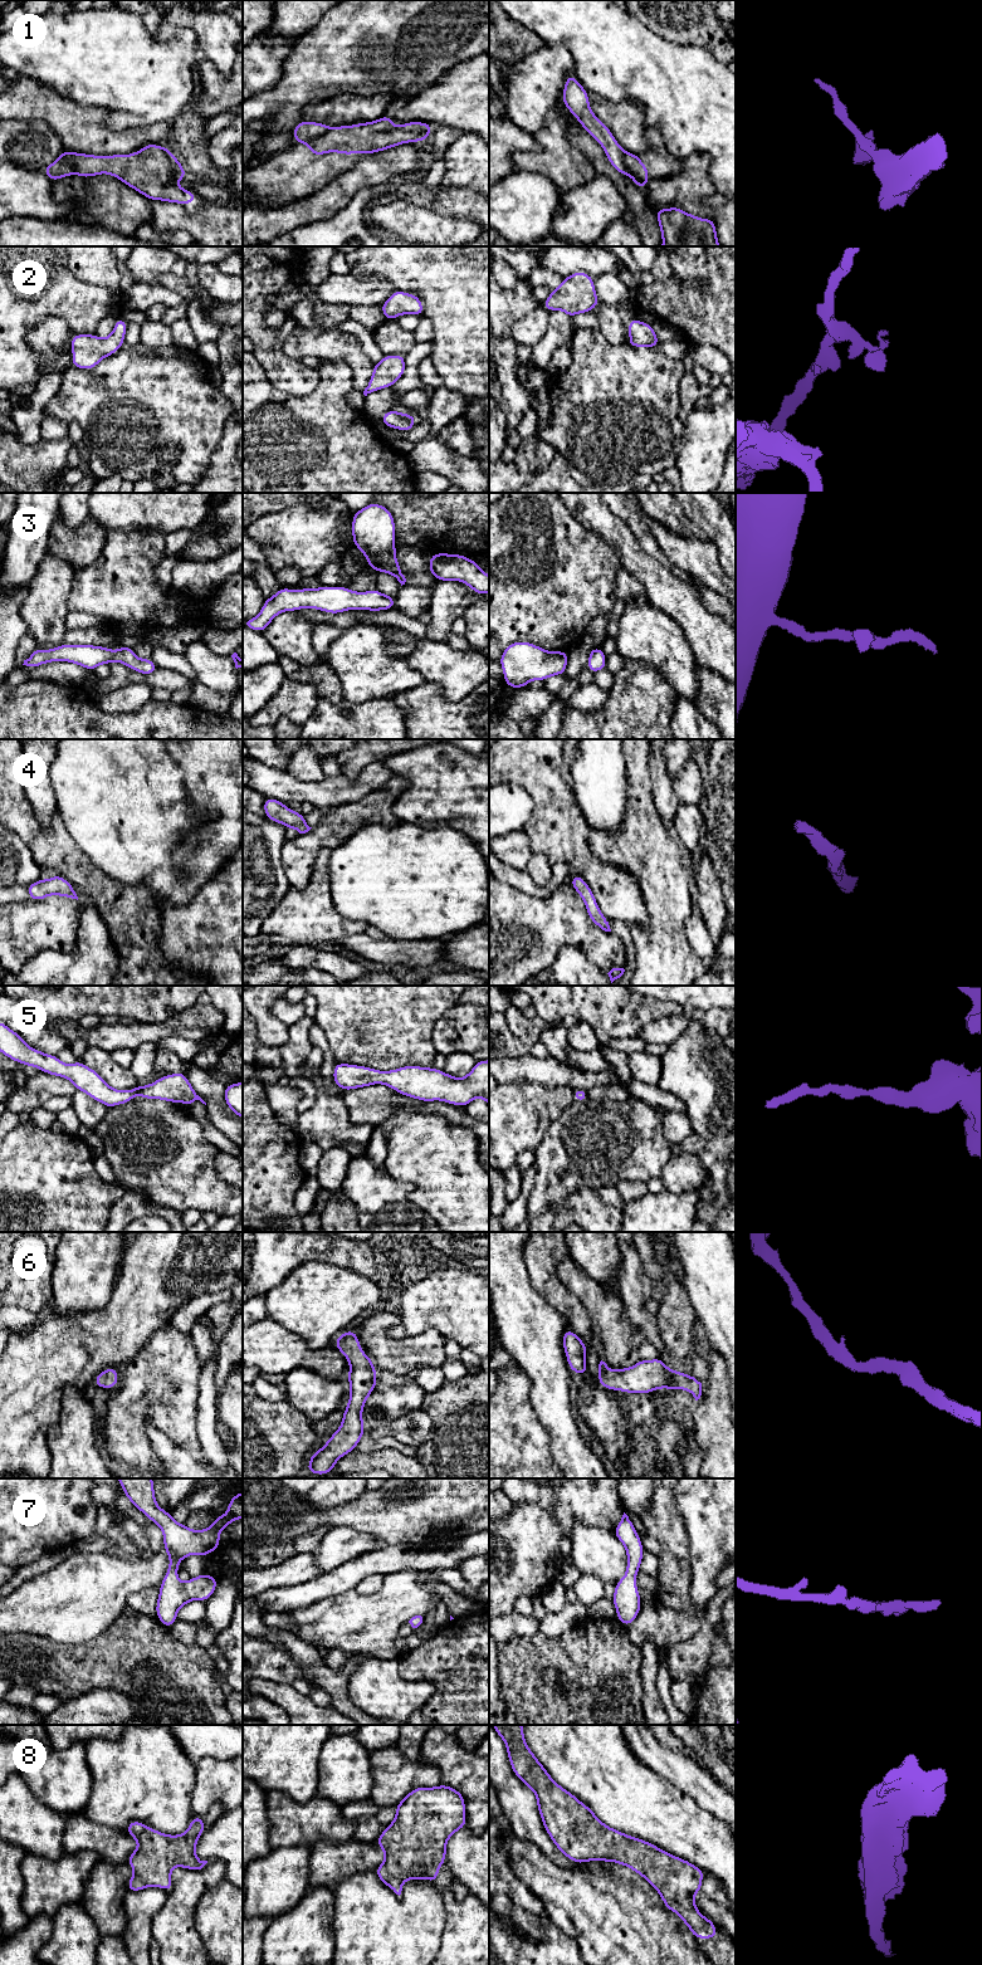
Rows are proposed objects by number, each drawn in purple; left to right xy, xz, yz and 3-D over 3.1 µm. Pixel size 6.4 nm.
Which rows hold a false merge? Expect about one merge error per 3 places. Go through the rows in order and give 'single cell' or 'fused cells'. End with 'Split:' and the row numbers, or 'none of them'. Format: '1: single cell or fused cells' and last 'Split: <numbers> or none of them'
1: fused cells
2: single cell
3: single cell
4: single cell
5: single cell
6: single cell
7: single cell
8: single cell
Split: 1

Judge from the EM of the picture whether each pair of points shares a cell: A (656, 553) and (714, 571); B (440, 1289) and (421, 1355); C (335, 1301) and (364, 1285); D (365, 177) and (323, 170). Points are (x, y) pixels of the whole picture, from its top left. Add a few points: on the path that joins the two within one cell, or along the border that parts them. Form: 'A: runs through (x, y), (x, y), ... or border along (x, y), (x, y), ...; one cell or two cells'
A: border along (650, 531), (665, 557), (689, 575); two cells
B: border along (401, 1339), (428, 1329), (445, 1339); two cells
C: runs through (342, 1294), (356, 1293); one cell
D: border along (365, 155), (350, 169), (317, 190); two cells

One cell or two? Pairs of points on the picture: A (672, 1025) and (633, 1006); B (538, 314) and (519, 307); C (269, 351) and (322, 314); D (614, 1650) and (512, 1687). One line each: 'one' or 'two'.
A: two
B: two
C: one
D: one

